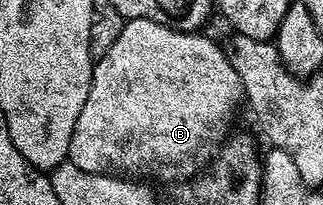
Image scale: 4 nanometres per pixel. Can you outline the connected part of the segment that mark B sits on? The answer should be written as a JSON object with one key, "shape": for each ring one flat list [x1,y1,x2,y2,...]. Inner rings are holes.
{"shape":[[147,19,125,20,122,24,120,37,116,37,112,49,108,49,108,53,97,56,92,81,88,89,88,101,84,101,84,109,80,109,80,117,76,117,76,125,72,129,68,160,87,173,133,177,138,181,159,179,162,183,174,183,177,179,193,180,213,160,222,144,226,142,232,131,230,122,233,121,238,106,243,106,244,103,240,77,236,73,236,69,232,69,229,54,223,48,221,51,218,47,221,46,215,40,209,39,205,33,178,31,175,27,165,27,156,21,148,21]]}

